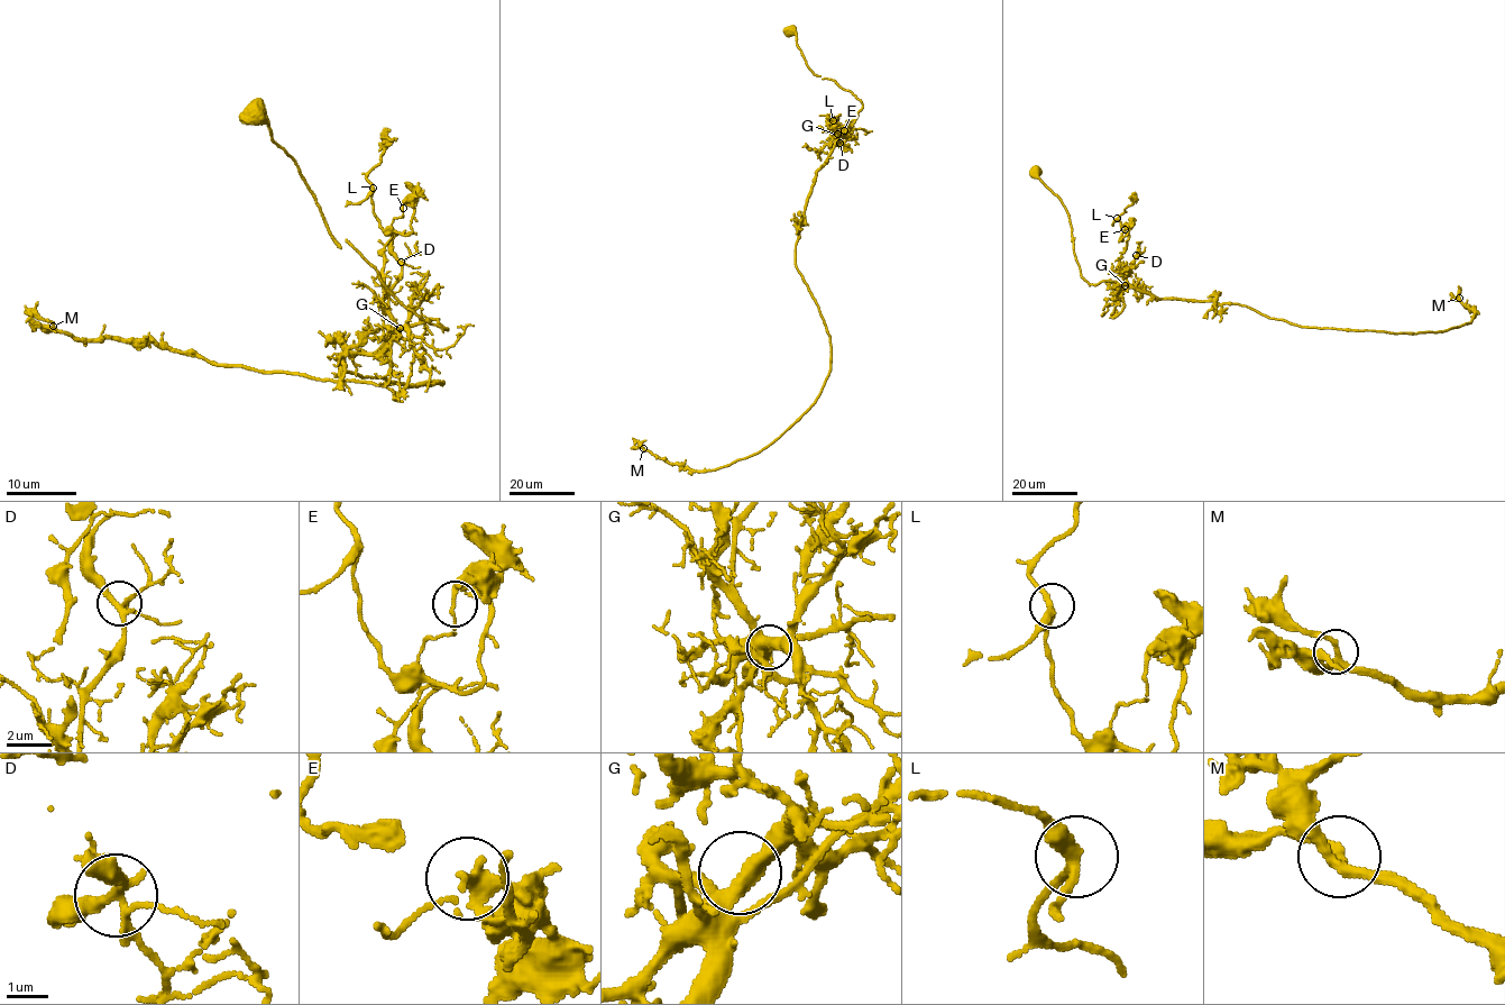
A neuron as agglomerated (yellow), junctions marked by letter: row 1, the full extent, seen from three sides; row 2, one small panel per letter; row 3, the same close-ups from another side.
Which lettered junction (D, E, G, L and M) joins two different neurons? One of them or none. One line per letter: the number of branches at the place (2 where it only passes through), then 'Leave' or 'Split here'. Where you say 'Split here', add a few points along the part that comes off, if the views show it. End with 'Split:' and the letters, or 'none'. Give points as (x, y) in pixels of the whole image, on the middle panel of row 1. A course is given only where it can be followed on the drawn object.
D: Branches: 4. Leave
E: Branches: 2. Split here. Course of the part to remove: (845, 130), (849, 135), (845, 125), (829, 124), (841, 136)
G: Branches: 2. Leave
L: Branches: 3. Leave
M: Branches: 3. Leave
Split: E

